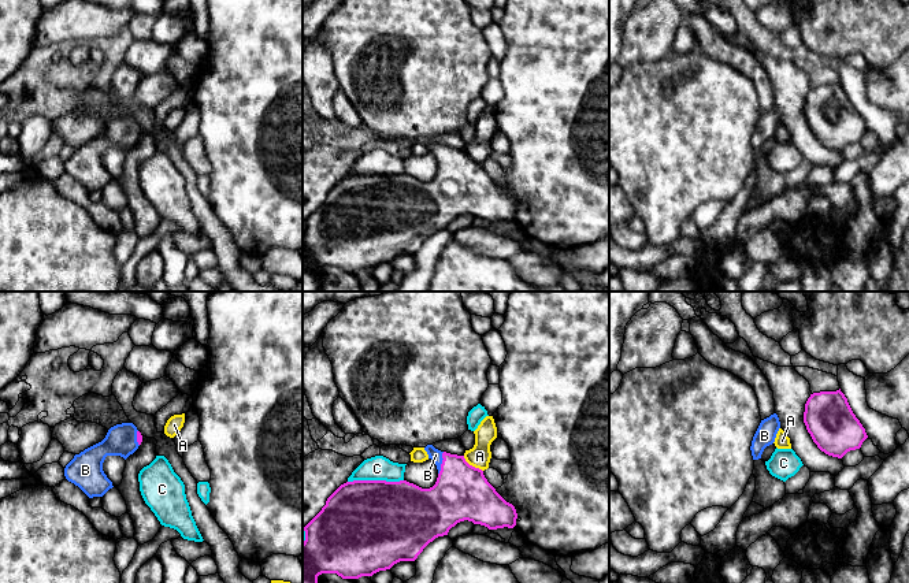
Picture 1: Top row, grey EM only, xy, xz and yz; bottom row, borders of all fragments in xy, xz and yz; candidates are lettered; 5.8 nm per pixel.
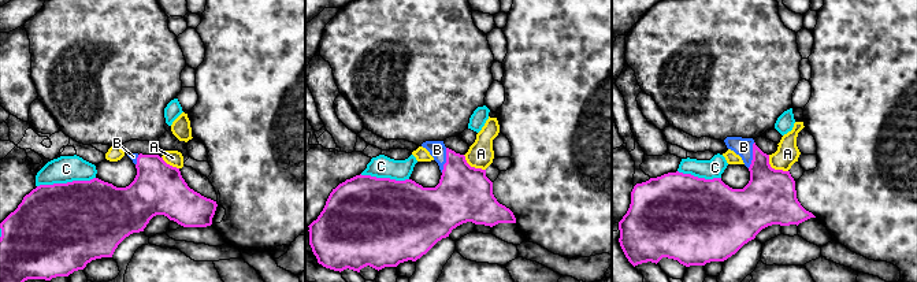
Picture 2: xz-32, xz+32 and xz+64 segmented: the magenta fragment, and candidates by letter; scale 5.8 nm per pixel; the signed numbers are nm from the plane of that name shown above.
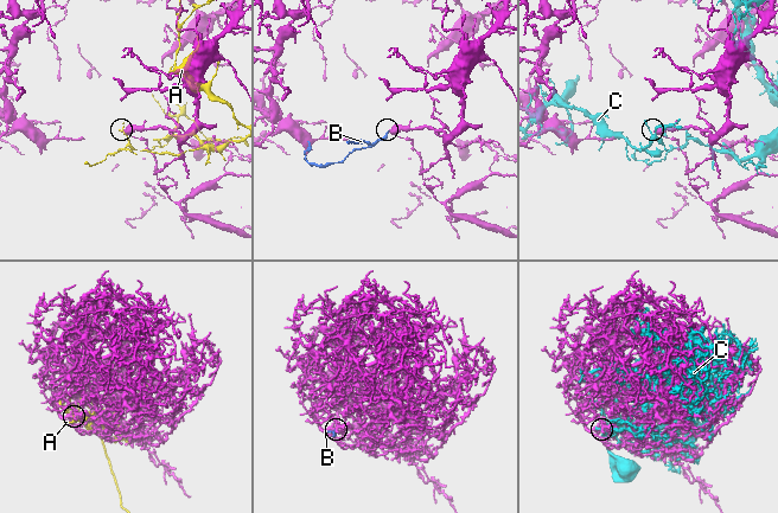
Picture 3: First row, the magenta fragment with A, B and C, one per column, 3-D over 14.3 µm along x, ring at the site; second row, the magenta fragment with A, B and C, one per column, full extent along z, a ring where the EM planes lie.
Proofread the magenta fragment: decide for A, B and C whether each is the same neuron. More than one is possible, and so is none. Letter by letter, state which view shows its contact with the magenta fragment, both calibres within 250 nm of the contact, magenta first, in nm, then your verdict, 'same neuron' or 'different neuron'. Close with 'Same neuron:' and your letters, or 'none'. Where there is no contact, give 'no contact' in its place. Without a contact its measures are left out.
A: contact in xz; calibres 320 and 130 nm; different neuron
B: contact in xz; calibres 320 and 70 nm; same neuron
C: contact in xz; calibres 500 and 140 nm; different neuron
Same neuron: B

